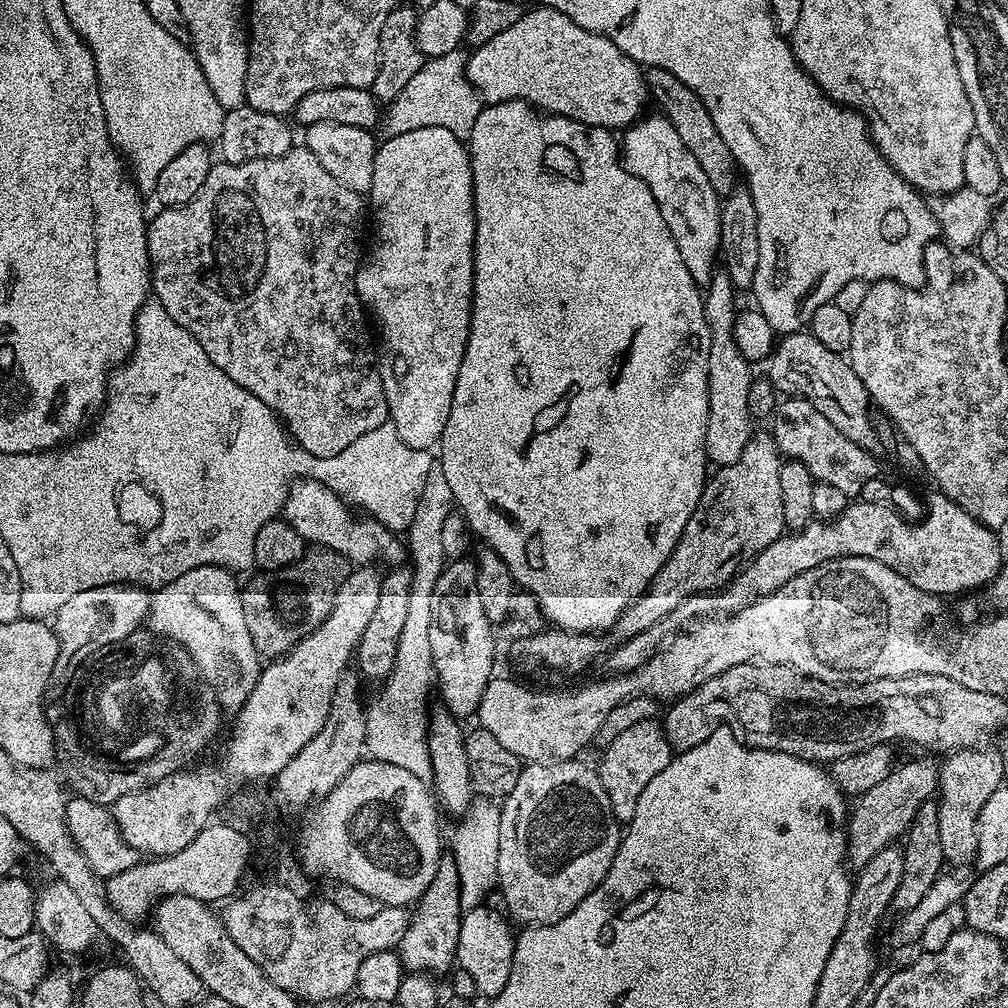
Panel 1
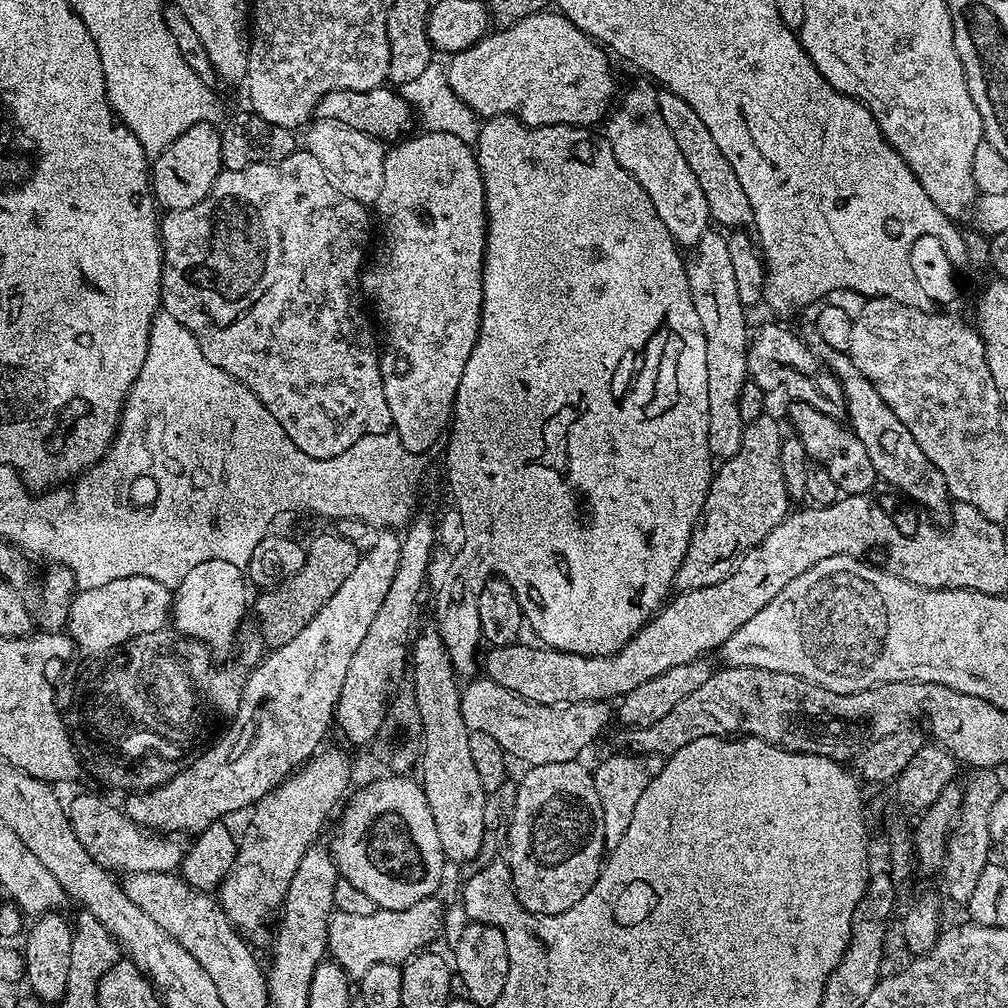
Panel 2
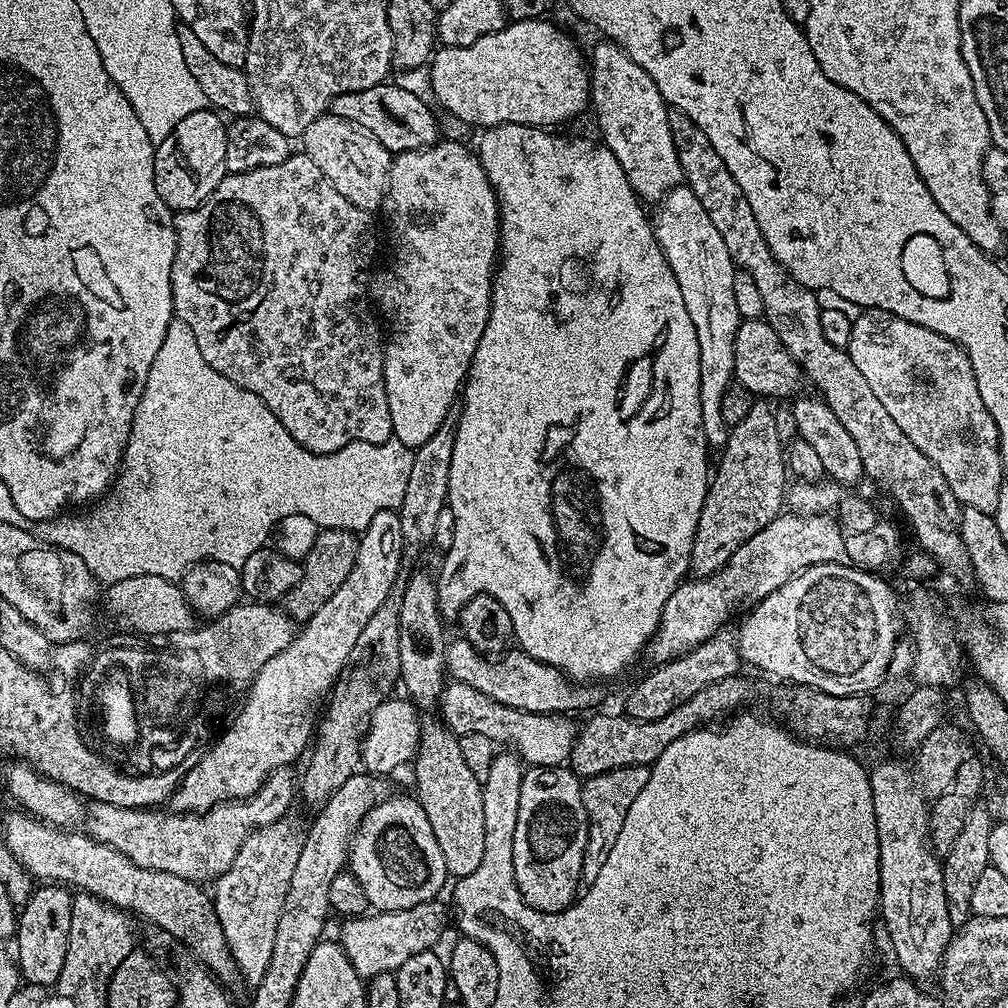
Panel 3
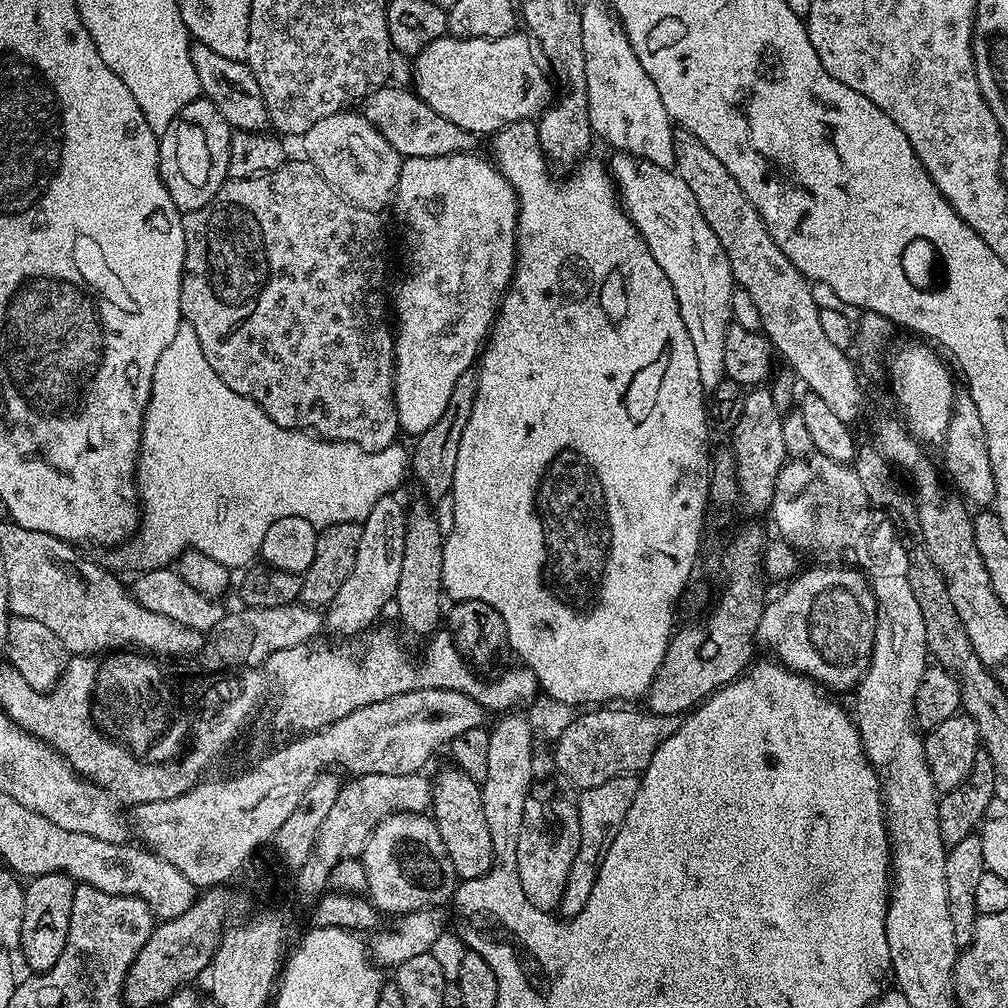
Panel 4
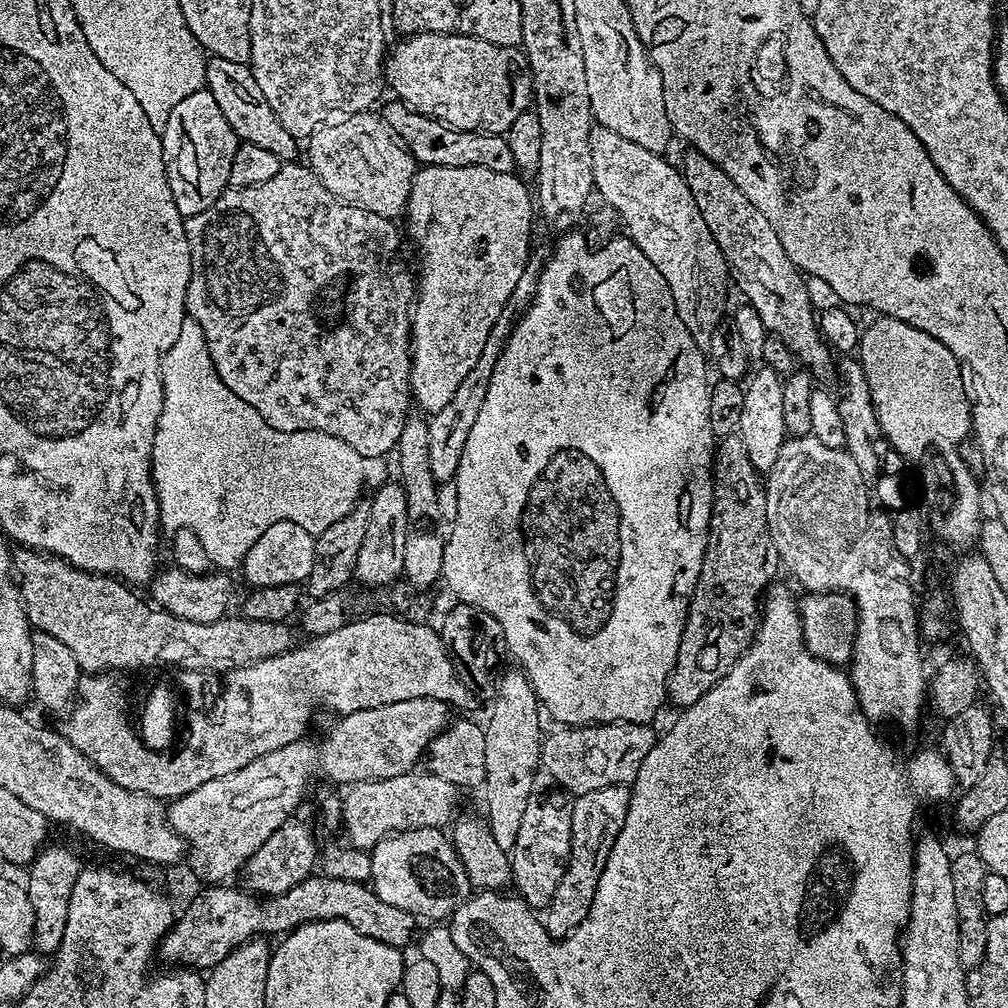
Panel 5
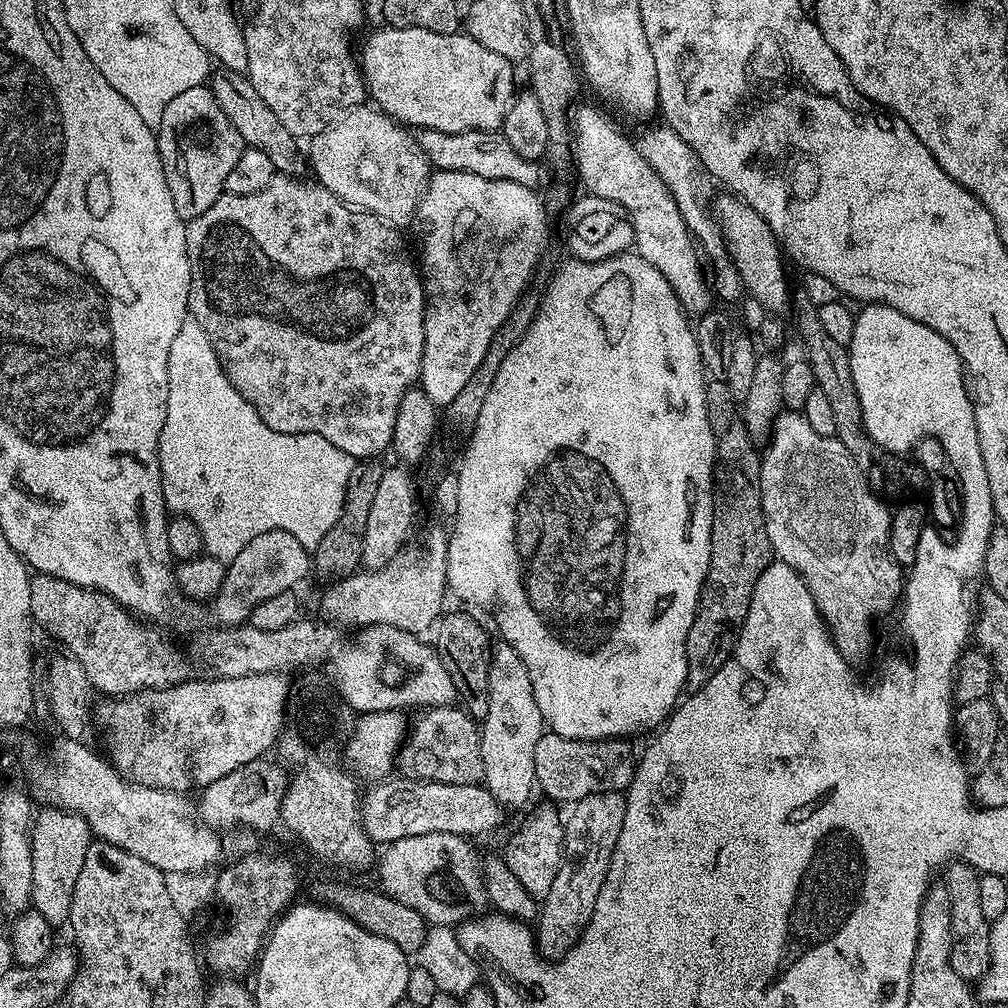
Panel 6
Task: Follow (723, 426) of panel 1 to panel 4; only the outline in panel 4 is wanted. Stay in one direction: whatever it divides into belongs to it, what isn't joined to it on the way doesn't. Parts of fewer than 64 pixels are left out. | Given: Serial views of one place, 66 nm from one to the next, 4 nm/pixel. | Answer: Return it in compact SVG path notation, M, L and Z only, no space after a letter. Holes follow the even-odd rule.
M616 152L613 157L610 171L618 189L618 199L632 225L642 234L650 254L654 254L654 262L662 266L662 274L666 274L670 286L674 286L674 298L678 298L682 322L686 322L690 342L694 342L694 355L698 357L698 378L702 378L705 393L711 394L726 379L726 334L729 324L733 323L731 298L734 281L726 250L722 250L722 242L718 241L718 236L703 217L690 186L675 171L658 164L645 164L625 152Z

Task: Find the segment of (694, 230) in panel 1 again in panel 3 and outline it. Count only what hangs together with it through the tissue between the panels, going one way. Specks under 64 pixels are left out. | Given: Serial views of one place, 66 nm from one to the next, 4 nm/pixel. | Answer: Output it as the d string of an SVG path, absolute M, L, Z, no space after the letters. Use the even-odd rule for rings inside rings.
M600 42L590 52L590 104L596 107L596 124L600 127L599 139L618 158L630 186L635 190L641 201L659 202L668 193L684 184L682 166L678 162L678 150L674 150L674 138L670 134L668 121L669 107L664 103L658 86L654 86L654 78L634 62L617 44Z

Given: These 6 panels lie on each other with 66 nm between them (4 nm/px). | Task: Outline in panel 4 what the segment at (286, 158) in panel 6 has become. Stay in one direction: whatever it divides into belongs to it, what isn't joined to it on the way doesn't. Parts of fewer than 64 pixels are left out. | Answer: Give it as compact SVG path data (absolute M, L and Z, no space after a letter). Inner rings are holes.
M199 42L190 43L190 62L194 62L194 74L198 74L198 82L203 99L208 100L219 112L222 118L237 132L262 132L269 127L270 121L266 102L262 98L262 90L258 86L258 78L250 70L250 66L243 60L222 58L222 54L214 54L210 46Z

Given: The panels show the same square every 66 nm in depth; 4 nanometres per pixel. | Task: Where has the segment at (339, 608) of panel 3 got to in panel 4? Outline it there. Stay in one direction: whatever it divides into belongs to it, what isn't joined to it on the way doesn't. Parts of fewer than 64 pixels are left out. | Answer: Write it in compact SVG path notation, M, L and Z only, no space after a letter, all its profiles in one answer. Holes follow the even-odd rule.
M395 495L383 496L378 502L374 502L374 510L362 521L362 542L358 542L358 554L354 554L354 570L350 570L350 578L342 582L342 590L334 594L331 604L326 608L327 631L341 632L341 637L356 638L363 628L371 629L377 623L380 611L393 603L398 590L398 574L402 574L402 550L404 549L404 522L406 508L396 501Z

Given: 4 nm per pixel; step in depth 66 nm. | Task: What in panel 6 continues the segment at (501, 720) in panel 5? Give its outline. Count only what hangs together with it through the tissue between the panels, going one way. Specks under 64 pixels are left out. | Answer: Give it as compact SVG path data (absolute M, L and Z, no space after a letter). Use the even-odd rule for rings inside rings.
M497 643L492 653L492 663L488 666L488 712L482 717L480 745L484 767L483 787L501 806L520 808L531 798L532 788L534 792L537 787L534 746L538 746L538 738L545 731L542 710L538 710L538 702L534 702L527 666L510 645Z

